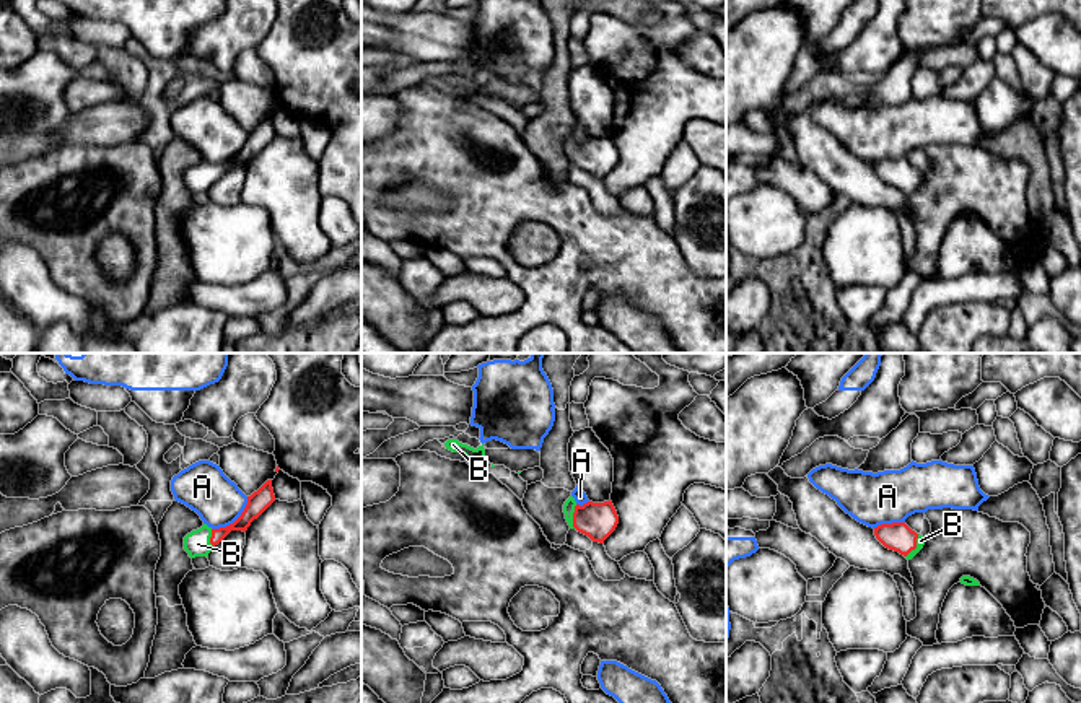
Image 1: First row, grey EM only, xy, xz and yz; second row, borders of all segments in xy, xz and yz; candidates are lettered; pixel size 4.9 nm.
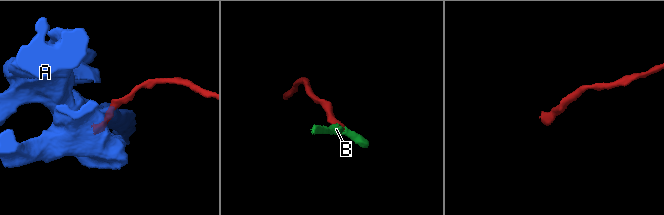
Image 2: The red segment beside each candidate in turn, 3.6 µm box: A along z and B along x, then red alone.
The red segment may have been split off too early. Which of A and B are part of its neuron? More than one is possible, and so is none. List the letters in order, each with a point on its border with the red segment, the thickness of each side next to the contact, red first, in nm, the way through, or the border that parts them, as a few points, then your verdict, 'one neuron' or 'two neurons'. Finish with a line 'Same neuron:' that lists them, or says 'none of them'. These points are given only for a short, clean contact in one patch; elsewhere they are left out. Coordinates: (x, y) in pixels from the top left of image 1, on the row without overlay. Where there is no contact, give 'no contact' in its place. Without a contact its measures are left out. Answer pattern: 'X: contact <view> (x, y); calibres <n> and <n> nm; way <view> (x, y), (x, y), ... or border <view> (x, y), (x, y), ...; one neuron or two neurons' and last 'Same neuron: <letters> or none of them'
A: contact xy (236, 155); calibres 100 and 240 nm; two neurons
B: contact yz (915, 181); calibres 140 and 50 nm; way yz (897, 171), (915, 181), (920, 176); one neuron
Same neuron: B

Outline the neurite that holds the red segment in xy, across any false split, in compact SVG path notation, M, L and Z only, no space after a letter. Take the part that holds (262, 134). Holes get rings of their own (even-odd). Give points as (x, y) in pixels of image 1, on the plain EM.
M267 116L257 127L247 132L247 140L241 151L230 161L212 164L204 159L184 172L184 186L190 194L208 192L231 166L246 168L254 155L257 155L275 137L272 116Z

